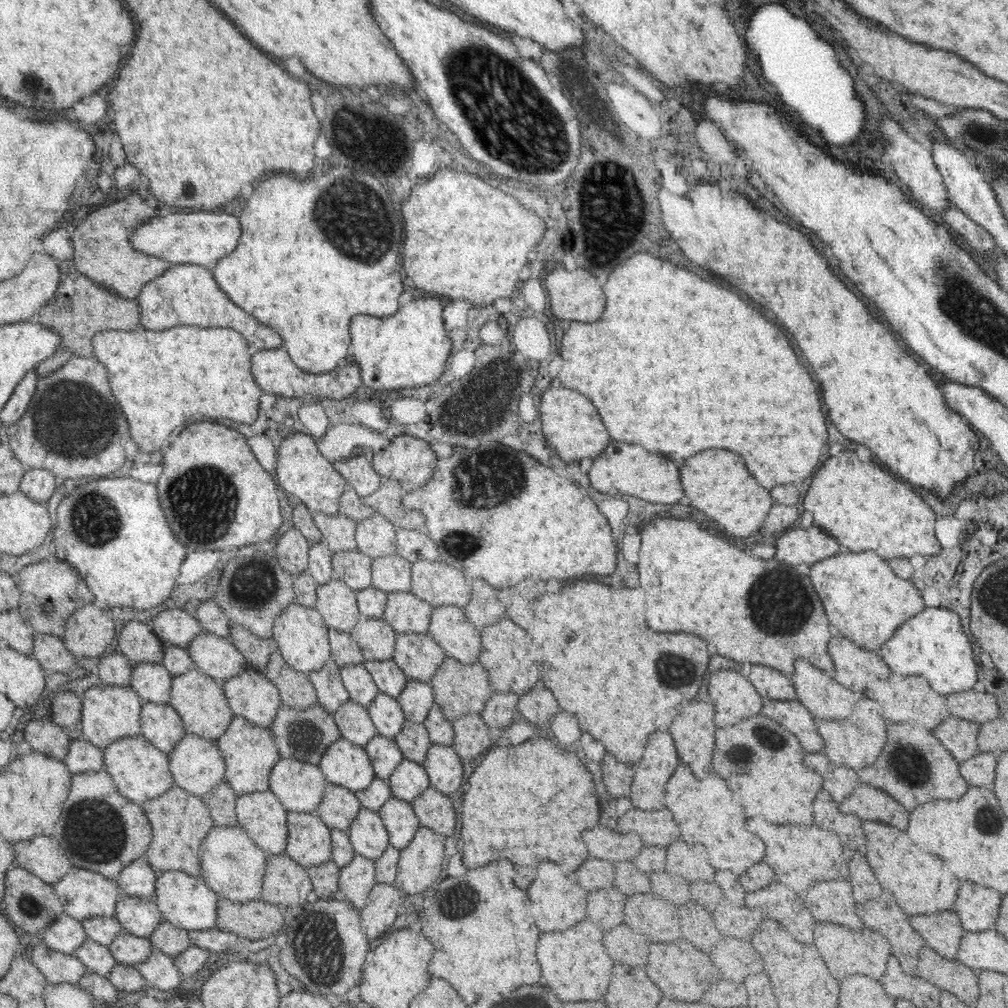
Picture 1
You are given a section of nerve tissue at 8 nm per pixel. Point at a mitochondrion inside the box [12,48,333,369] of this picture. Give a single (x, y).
(32, 86)

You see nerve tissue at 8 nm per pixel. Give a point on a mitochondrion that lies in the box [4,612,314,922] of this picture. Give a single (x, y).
(93, 828)

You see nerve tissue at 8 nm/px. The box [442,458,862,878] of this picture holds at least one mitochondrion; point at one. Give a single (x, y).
(790, 603)

